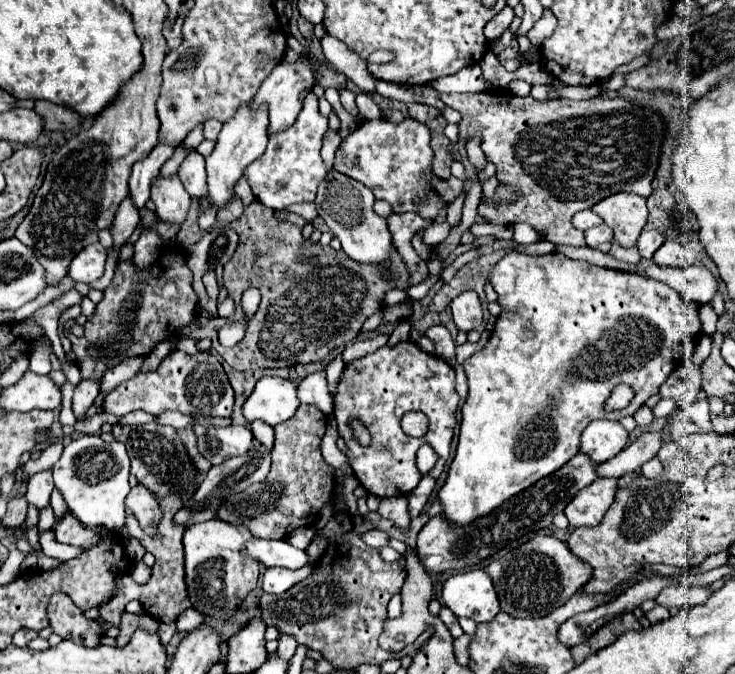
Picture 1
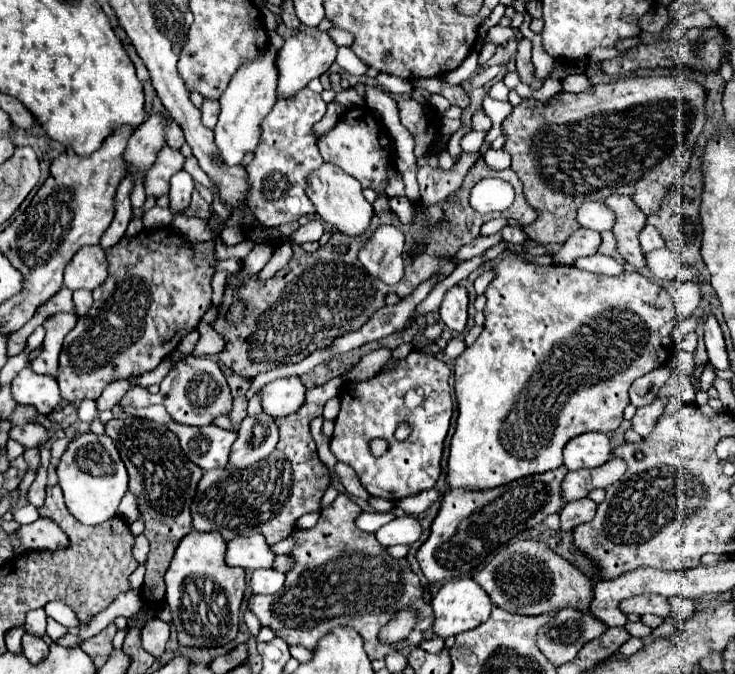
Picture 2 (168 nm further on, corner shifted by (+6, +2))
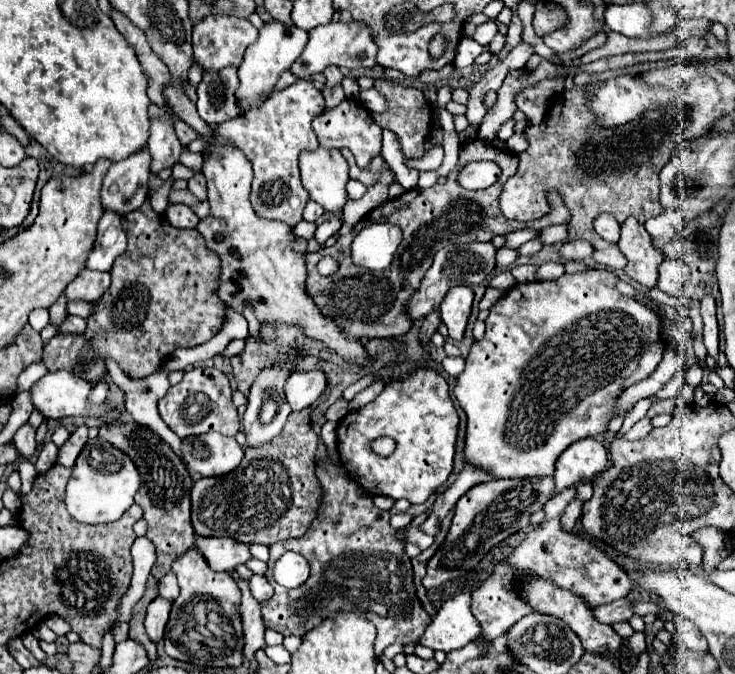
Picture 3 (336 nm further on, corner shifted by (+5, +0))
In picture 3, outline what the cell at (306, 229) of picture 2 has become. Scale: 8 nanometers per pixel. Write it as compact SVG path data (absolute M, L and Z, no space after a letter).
M333 216L331 220L325 220L325 222L321 222L321 224L317 226L317 230L315 230L315 240L323 246L323 244L327 242L327 238L333 236L339 228L341 228L341 218L339 218L339 216Z

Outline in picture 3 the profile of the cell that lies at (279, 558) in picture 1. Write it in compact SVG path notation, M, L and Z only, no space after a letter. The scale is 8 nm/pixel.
M197 538L197 546L207 558L209 566L217 572L231 572L235 566L245 564L251 558L249 546L243 542L237 542L235 538Z

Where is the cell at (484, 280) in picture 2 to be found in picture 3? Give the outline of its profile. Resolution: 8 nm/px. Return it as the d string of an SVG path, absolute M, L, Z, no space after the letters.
M509 270L499 272L499 274L495 274L495 276L489 280L489 286L491 286L491 288L499 288L499 290L509 290L513 284L515 284L515 278L513 278L513 274L511 274Z

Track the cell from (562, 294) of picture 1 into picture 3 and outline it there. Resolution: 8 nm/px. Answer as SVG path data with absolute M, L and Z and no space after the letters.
M591 268L585 272L577 272L577 274L563 274L559 280L543 280L543 282L535 280L535 282L515 284L495 302L495 306L491 306L489 316L485 320L487 324L485 338L471 346L469 356L467 356L467 366L457 378L457 384L453 388L453 396L459 400L461 408L467 414L467 434L465 434L465 450L463 450L467 464L485 470L493 478L553 476L555 462L569 444L581 438L587 438L587 436L597 436L597 434L607 432L607 426L611 422L611 410L615 410L619 396L635 382L647 378L657 368L665 352L665 342L661 336L661 320L655 314L655 310L639 300L623 296L615 286L617 282L619 278L615 272L605 270L605 268Z

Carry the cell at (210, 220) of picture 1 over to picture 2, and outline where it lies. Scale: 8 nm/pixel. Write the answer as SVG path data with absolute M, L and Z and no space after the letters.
M180 170L178 174L172 176L170 180L170 210L182 212L190 206L190 194L194 190L194 180L188 172Z

